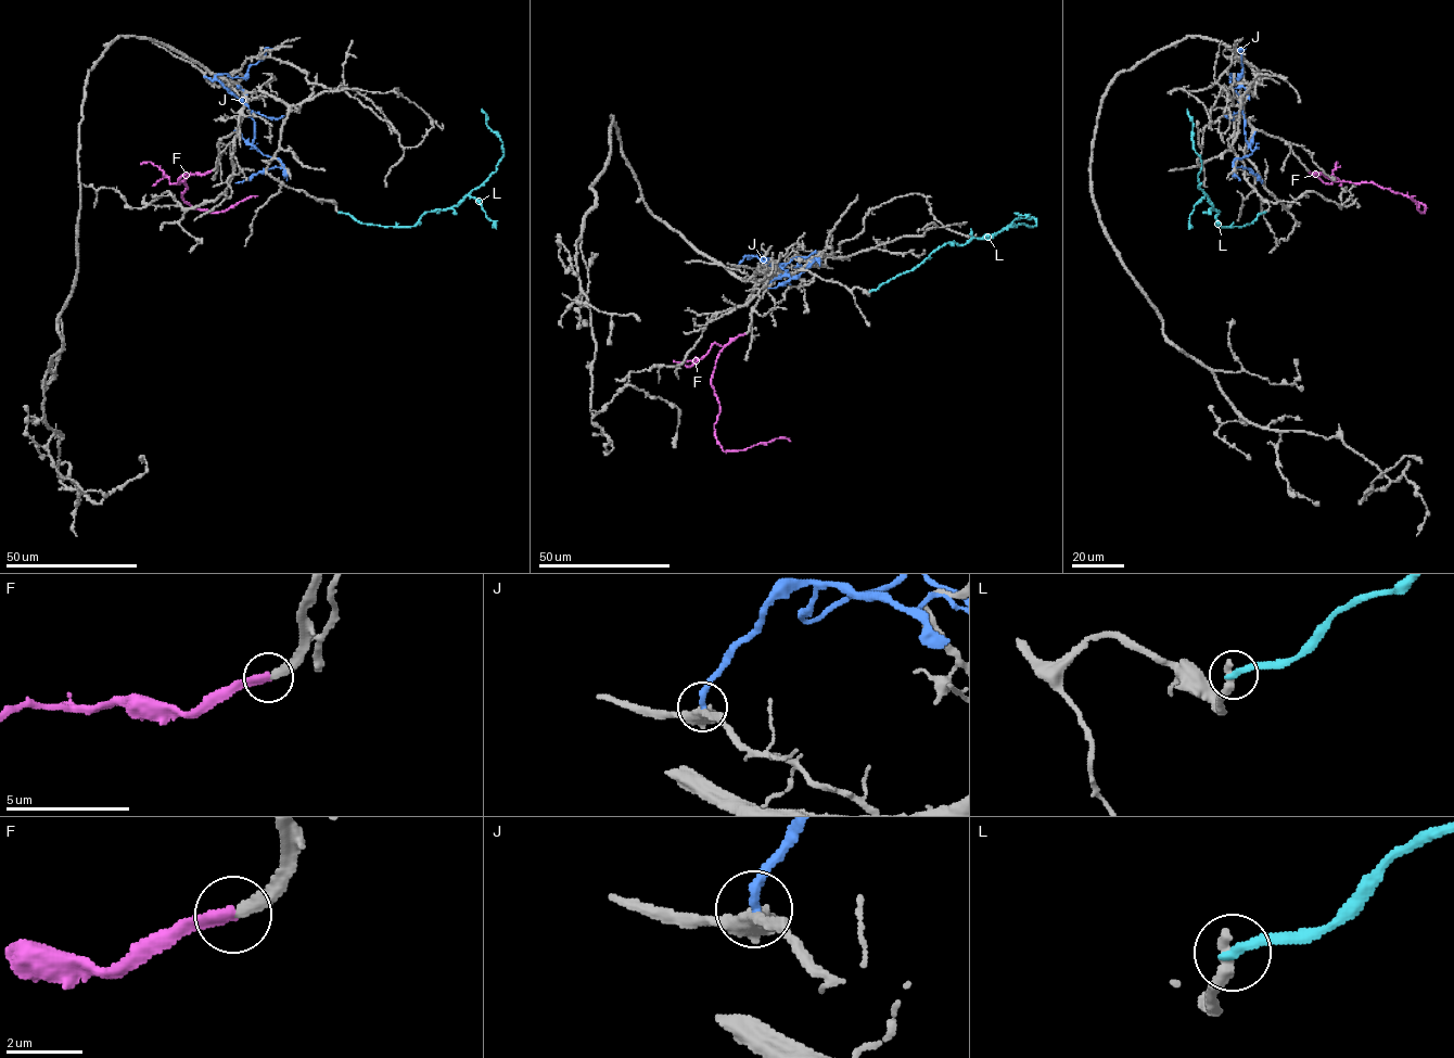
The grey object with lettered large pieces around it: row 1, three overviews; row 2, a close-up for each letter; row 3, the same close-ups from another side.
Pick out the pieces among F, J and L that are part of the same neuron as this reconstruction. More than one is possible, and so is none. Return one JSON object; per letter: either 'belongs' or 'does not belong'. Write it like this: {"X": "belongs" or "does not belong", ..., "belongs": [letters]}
{"F": "belongs", "J": "does not belong", "L": "does not belong", "belongs": ["F"]}

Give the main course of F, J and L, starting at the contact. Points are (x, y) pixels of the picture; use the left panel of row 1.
F: (212, 170), (191, 174), (178, 183), (186, 185), (182, 198), (191, 206), (211, 212), (224, 212), (257, 195)
J: (204, 76), (217, 79), (247, 106), (254, 122), (253, 144), (283, 166), (266, 168), (234, 183)
L: (336, 212), (360, 222), (409, 227), (426, 212), (457, 206), (496, 171), (504, 154), (482, 109)

